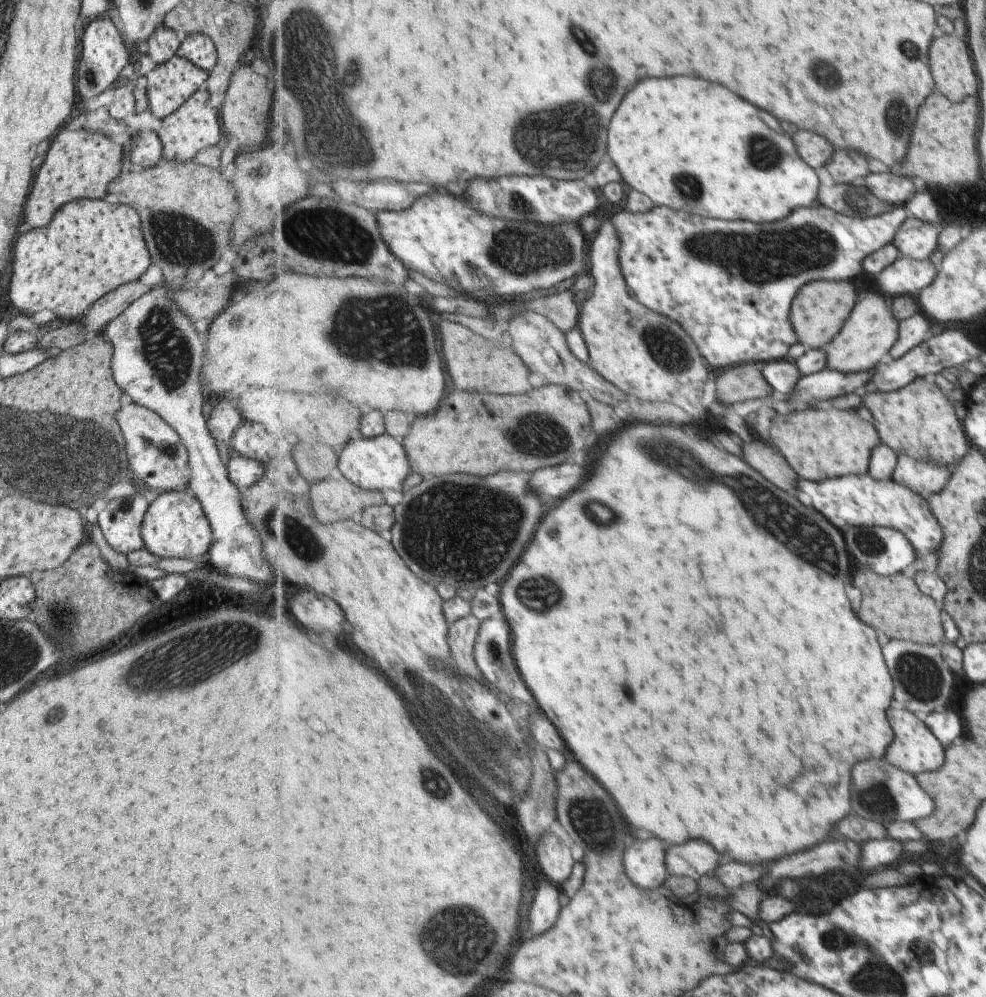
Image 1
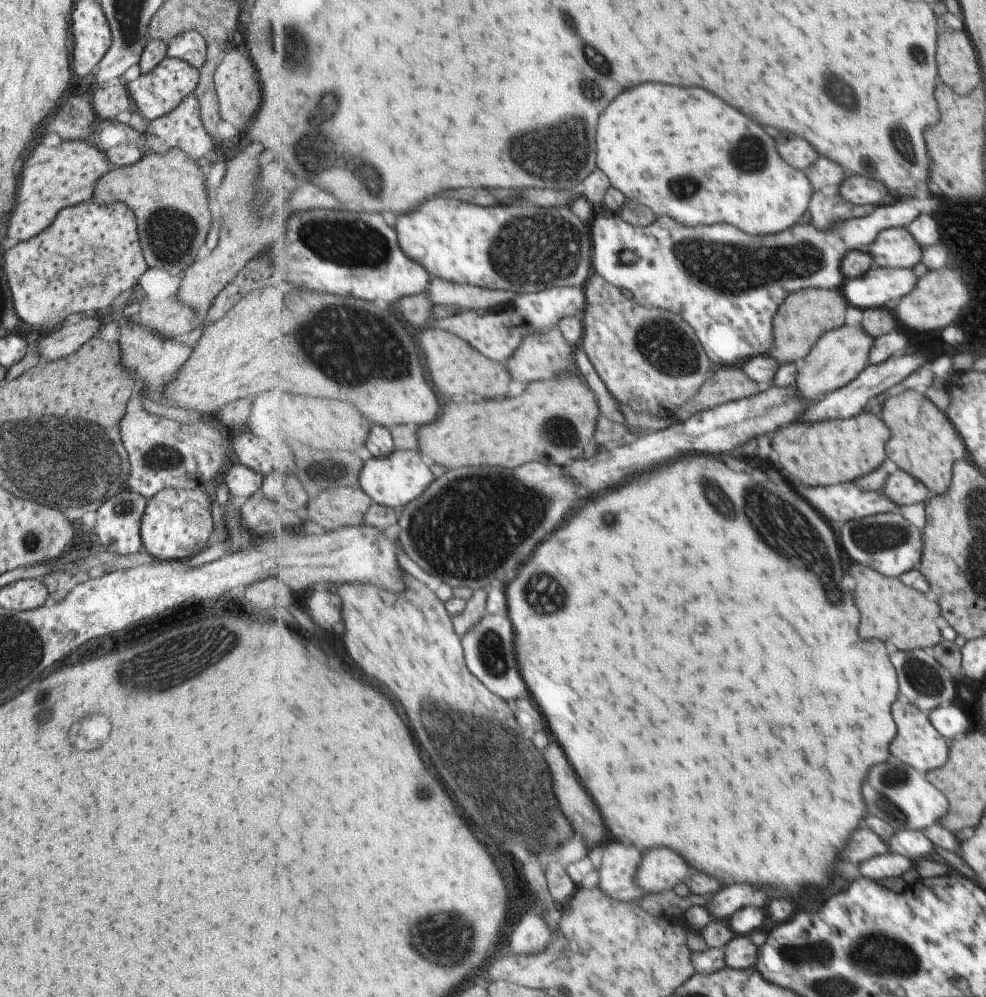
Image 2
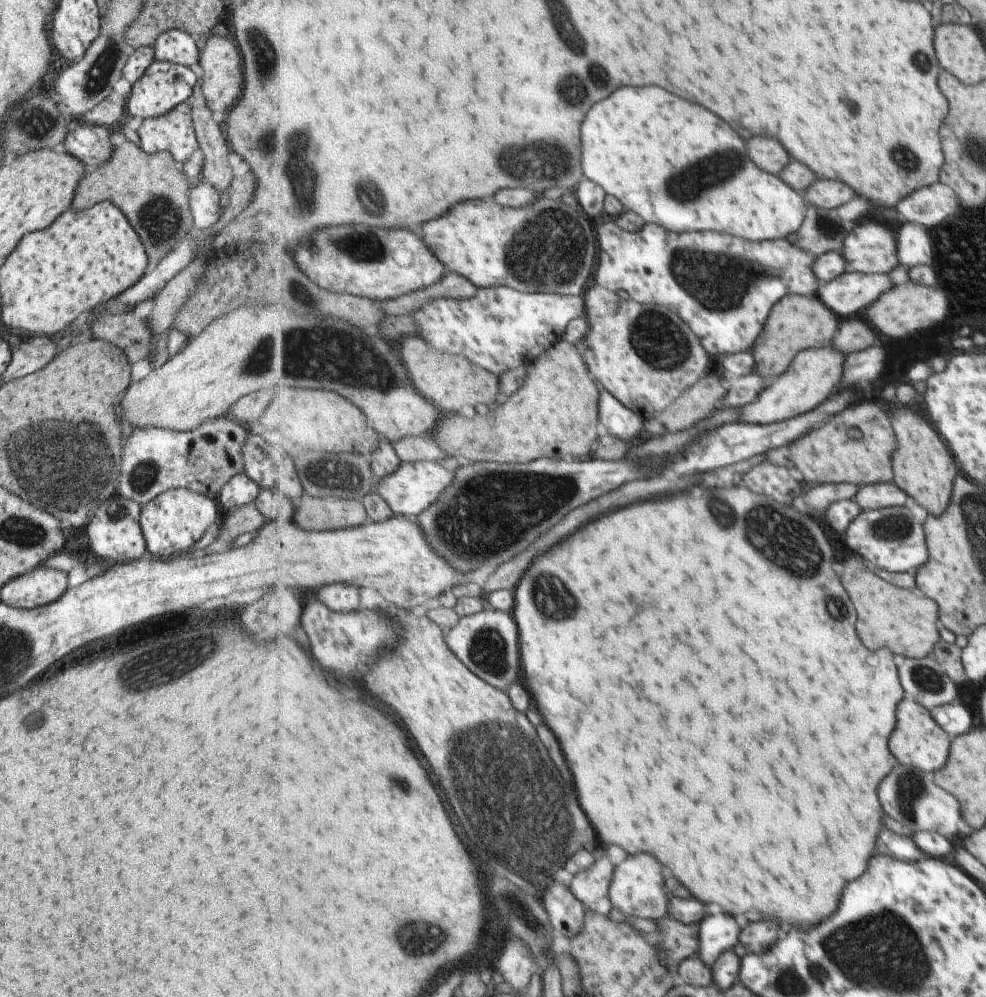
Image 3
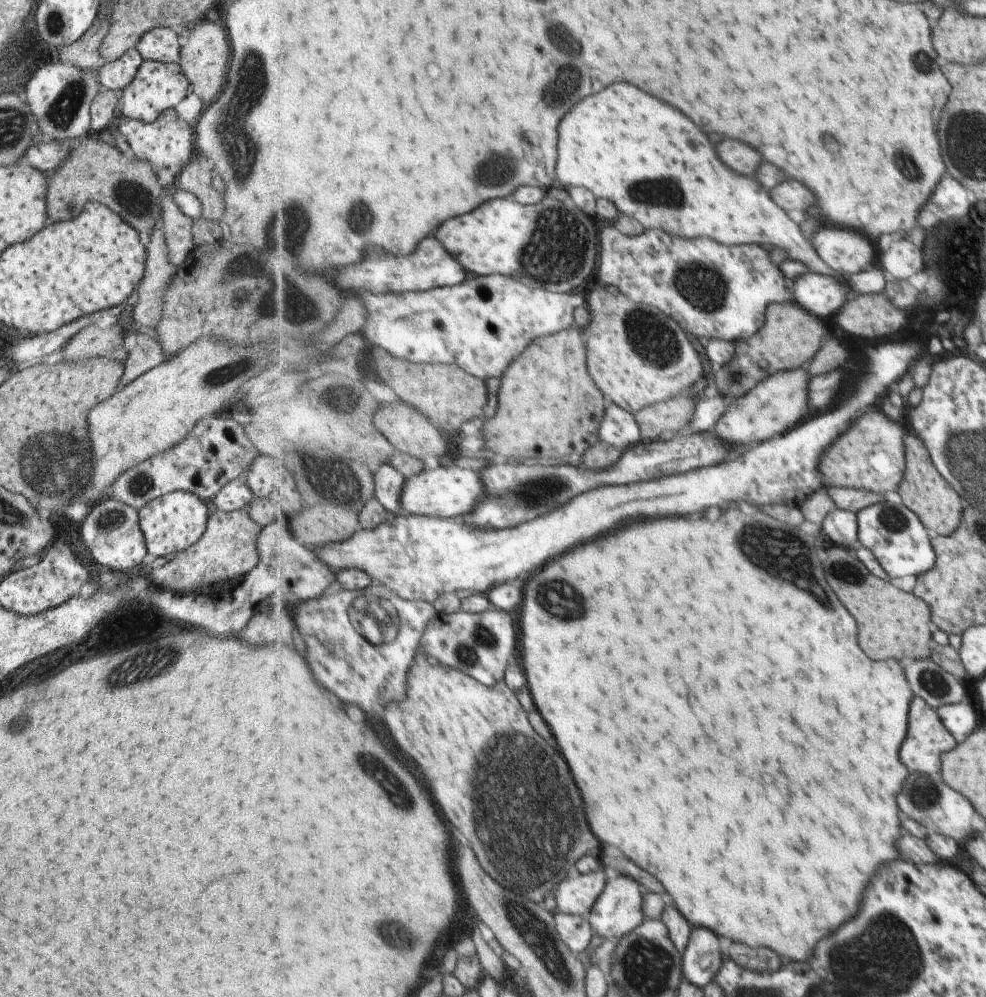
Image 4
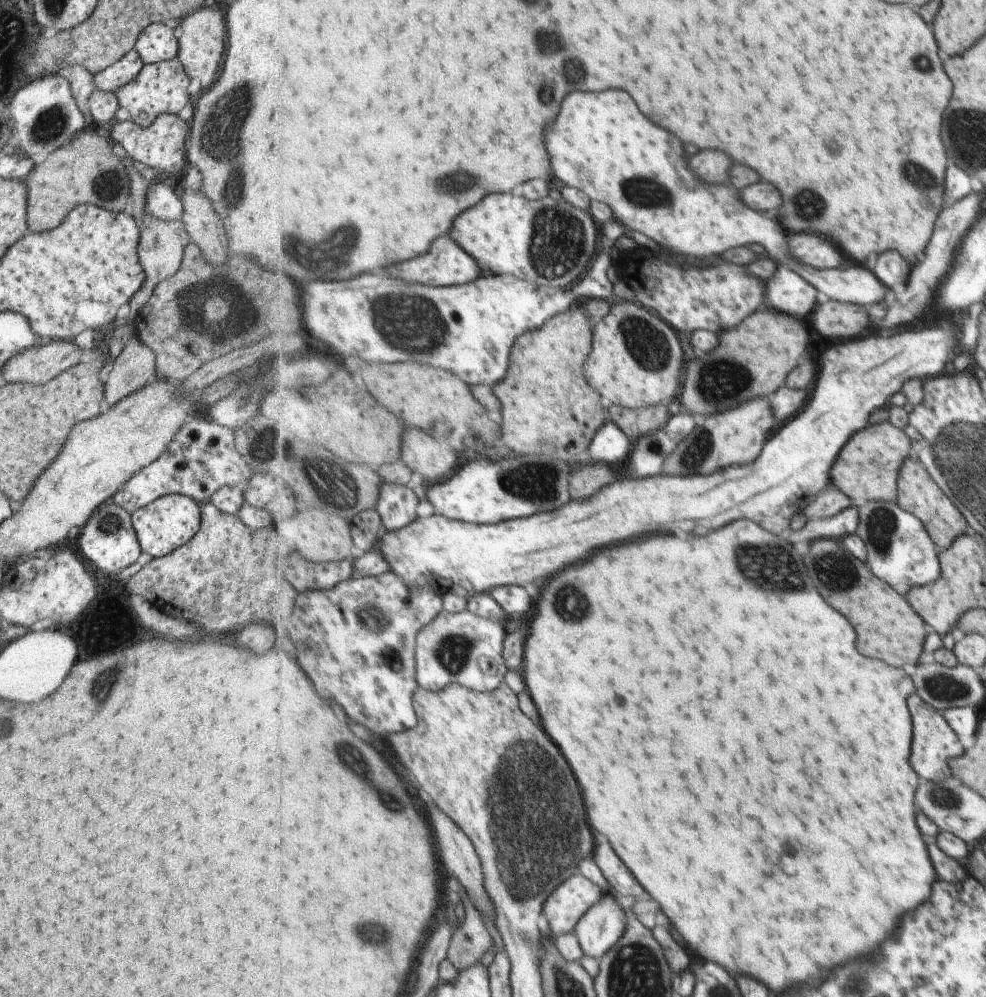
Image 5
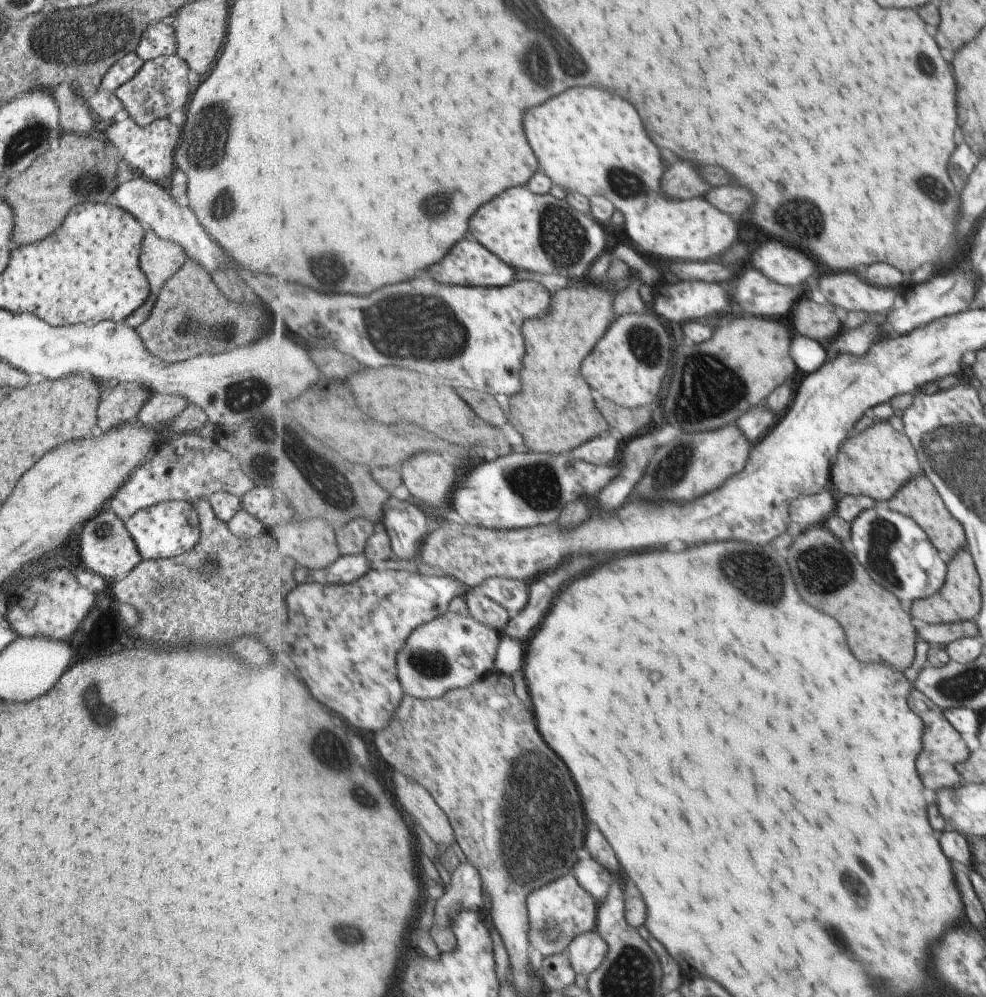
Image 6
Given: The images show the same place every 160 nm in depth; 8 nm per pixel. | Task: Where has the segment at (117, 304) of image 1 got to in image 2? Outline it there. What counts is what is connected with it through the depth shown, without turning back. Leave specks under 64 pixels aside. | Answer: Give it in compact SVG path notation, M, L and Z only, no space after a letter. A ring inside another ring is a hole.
M88 314L79 318L79 322L69 326L58 327L47 337L42 337L36 345L41 354L40 362L65 358L75 352L89 338L93 337L101 326L101 315Z

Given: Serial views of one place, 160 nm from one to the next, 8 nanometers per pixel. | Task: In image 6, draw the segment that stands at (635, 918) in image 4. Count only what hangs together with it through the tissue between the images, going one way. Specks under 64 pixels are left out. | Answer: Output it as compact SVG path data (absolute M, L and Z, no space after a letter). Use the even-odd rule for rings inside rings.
M595 929L575 937L569 946L569 952L572 967L577 973L589 977L606 960L607 953L610 952L610 944Z

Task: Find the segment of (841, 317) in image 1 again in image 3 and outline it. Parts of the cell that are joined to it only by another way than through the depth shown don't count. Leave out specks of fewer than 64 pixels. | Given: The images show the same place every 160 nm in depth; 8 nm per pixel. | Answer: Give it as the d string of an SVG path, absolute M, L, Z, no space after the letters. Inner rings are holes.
M817 294L787 295L770 312L762 334L751 350L756 358L756 372L767 378L777 378L787 372L802 350L833 343L838 336L837 330L840 330L839 316Z

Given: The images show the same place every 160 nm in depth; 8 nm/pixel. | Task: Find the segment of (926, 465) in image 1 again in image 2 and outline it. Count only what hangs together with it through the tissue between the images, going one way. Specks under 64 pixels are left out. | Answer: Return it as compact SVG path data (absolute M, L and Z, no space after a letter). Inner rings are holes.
M897 468L888 476L883 494L899 506L911 506L919 502L928 502L933 492L923 481Z

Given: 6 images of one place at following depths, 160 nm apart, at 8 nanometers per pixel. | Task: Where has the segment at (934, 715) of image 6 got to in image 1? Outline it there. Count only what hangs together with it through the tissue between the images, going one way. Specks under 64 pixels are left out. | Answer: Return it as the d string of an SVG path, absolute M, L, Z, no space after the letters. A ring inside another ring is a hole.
M891 706L889 718L891 718L891 726L895 733L895 742L887 750L887 760L892 765L915 776L941 768L945 760L945 748L943 748L939 739L934 735L934 731L923 721L922 716L917 716L900 706L899 708Z

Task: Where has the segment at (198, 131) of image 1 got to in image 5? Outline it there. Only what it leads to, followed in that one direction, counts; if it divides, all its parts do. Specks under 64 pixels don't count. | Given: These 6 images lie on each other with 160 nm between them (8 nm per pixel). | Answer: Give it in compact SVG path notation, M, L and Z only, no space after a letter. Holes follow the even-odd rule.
M161 113L153 119L149 127L141 127L132 122L131 119L117 122L111 128L111 142L121 145L127 157L133 162L139 162L146 167L159 170L159 173L181 176L186 169L184 144L188 137L188 124L183 122L176 114Z

